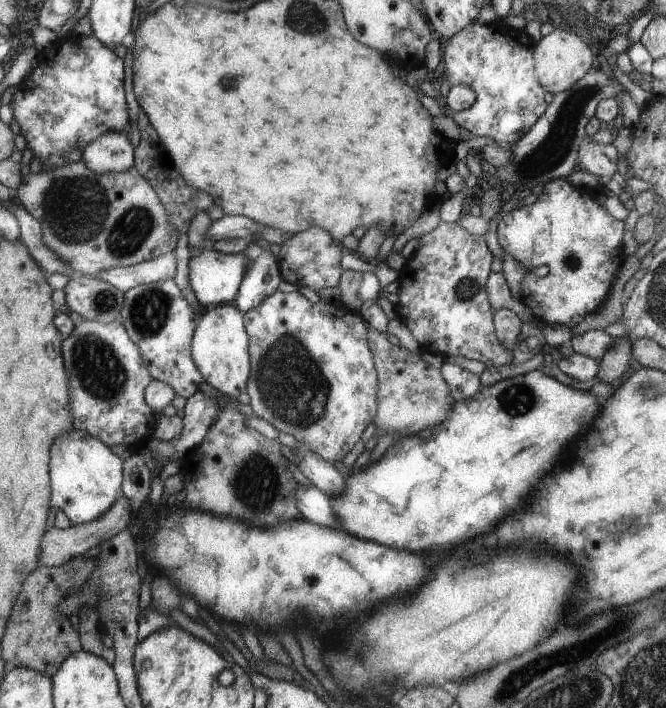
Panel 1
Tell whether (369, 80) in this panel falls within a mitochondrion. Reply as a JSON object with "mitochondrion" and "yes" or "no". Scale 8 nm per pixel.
{"mitochondrion":"no"}

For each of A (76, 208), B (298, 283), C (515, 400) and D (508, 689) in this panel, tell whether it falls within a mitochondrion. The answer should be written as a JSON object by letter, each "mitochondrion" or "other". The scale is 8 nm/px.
{"A":"mitochondrion","B":"other","C":"mitochondrion","D":"mitochondrion"}

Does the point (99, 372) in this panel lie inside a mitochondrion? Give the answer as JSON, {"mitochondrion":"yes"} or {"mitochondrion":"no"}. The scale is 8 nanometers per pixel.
{"mitochondrion":"yes"}

